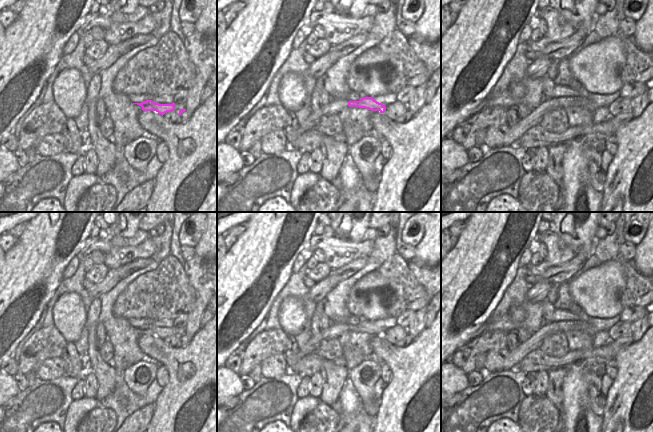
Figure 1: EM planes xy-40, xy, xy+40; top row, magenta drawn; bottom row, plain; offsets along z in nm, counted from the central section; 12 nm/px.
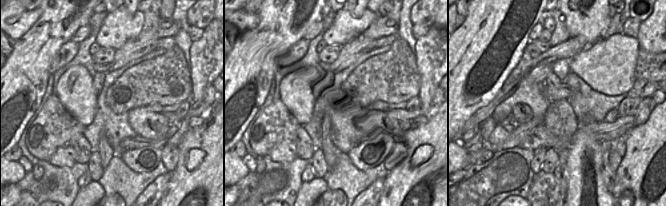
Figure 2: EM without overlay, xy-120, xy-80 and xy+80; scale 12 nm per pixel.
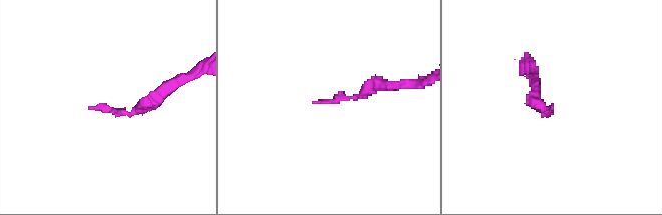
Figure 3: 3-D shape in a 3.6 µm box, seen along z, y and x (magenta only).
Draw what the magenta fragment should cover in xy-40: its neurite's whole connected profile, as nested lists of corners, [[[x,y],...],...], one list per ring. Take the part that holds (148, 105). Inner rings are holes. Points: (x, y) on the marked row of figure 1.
[[[146,100],[142,103],[133,103],[142,107],[143,111],[156,111],[162,116],[167,113],[175,110],[175,103],[172,104],[159,104],[155,103],[152,100]]]

